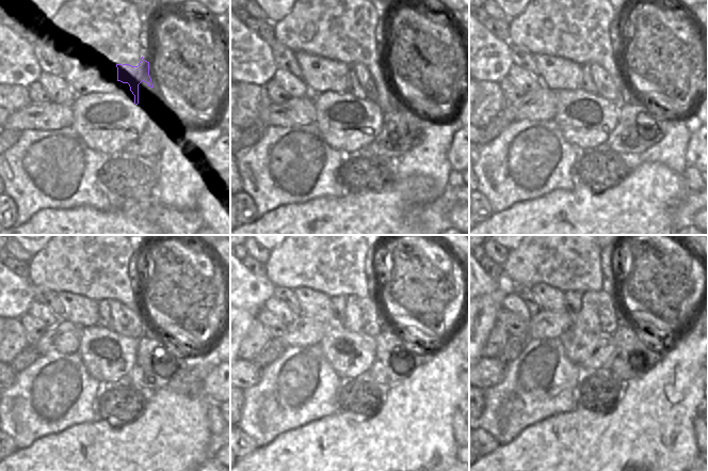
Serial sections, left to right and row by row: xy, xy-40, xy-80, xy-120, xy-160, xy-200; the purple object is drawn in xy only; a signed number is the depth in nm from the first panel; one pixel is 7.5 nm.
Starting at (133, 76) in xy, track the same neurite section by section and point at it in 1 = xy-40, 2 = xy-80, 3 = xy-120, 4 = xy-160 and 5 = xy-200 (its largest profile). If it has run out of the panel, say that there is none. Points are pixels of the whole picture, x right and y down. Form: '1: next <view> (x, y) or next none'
1: next xy-40 (363, 75)
2: next xy-80 (606, 88)
3: next xy-120 (124, 320)
4: next xy-160 (363, 316)
5: next xy-200 (599, 313)

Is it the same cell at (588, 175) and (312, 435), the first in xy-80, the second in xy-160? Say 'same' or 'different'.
different

